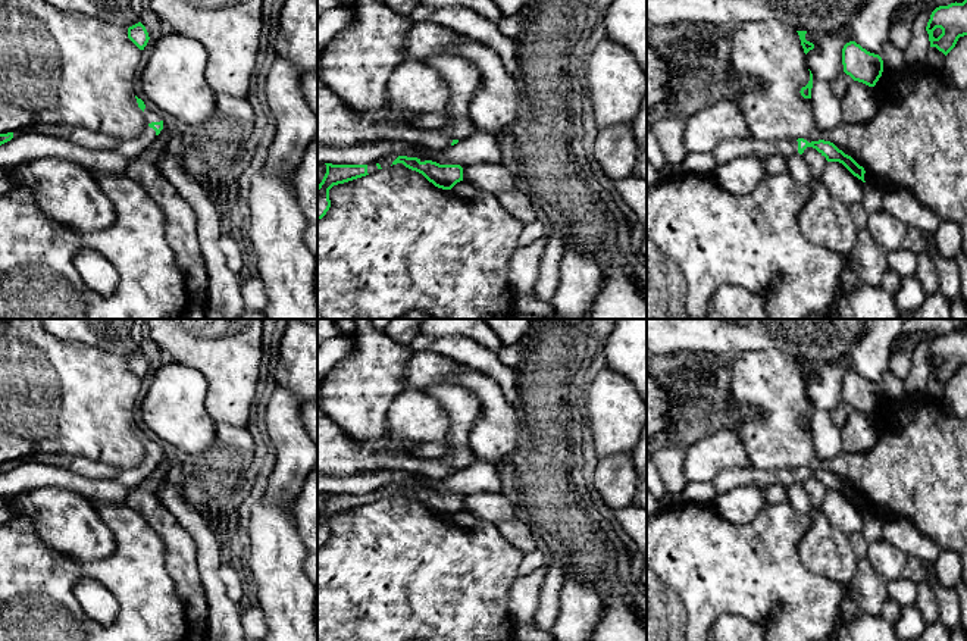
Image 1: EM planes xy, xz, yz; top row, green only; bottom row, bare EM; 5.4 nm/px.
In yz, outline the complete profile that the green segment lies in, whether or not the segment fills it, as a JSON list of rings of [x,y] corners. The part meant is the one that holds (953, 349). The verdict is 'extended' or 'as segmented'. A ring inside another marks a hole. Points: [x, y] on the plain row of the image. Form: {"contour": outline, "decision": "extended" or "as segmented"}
{"contour": [[[967,328],[963,332],[951,332],[936,337],[927,351],[930,376],[936,376],[945,385],[955,376],[960,366],[967,365]]], "decision": "as segmented"}

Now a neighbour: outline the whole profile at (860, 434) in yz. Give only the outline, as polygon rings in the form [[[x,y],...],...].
[[[852,410],[842,428],[842,451],[861,453],[871,450],[877,441],[877,428],[873,416]]]

